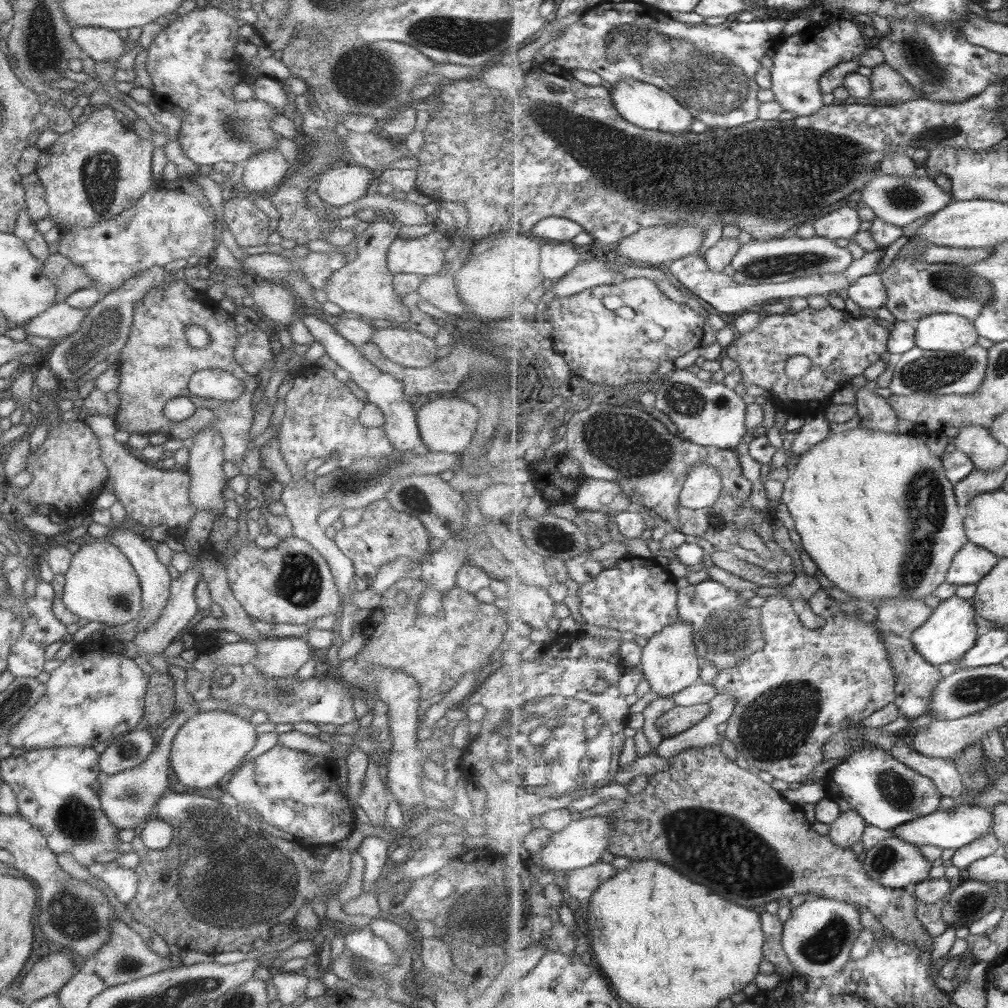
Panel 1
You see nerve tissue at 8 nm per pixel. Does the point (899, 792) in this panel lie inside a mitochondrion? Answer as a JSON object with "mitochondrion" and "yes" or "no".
{"mitochondrion":"yes"}

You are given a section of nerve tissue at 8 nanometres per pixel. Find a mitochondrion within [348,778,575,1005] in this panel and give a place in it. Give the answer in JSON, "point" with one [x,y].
{"point":[484,917]}

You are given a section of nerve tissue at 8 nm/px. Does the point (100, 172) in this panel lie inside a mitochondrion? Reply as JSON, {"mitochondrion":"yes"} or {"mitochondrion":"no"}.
{"mitochondrion":"yes"}

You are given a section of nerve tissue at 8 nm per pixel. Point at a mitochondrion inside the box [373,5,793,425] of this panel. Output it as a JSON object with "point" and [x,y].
{"point":[723,91]}

